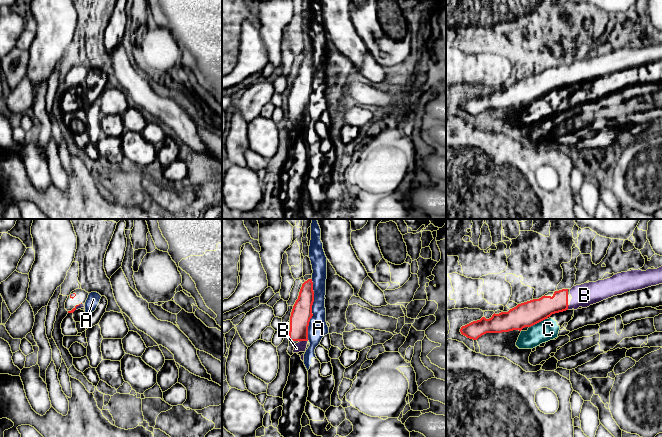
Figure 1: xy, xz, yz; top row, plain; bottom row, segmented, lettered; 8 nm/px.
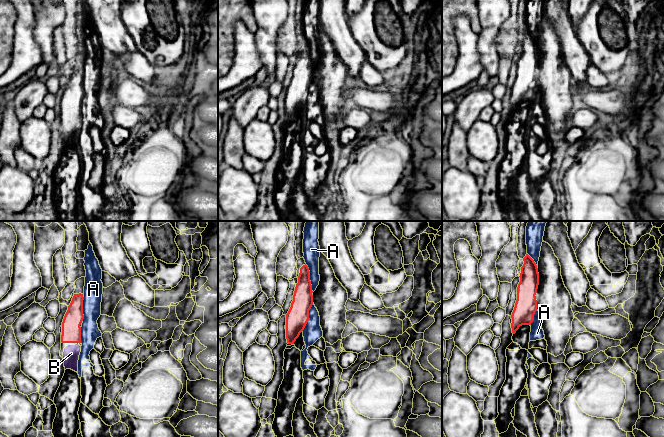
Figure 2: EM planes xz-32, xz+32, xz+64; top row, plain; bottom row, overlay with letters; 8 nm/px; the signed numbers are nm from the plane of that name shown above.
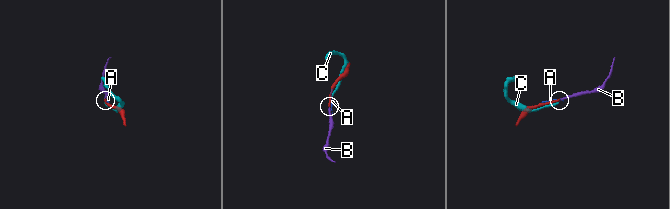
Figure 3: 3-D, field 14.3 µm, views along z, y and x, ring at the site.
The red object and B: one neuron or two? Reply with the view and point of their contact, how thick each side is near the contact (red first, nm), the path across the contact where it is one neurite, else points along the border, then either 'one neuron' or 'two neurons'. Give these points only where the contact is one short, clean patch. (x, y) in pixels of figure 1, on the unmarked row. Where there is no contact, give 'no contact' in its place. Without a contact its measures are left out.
meets red in xz at (303, 116); 160 nm thick on the red side, 90 nm on the other; runs through xz (301, 90), (301, 111), (303, 116), (301, 122); one neuron

